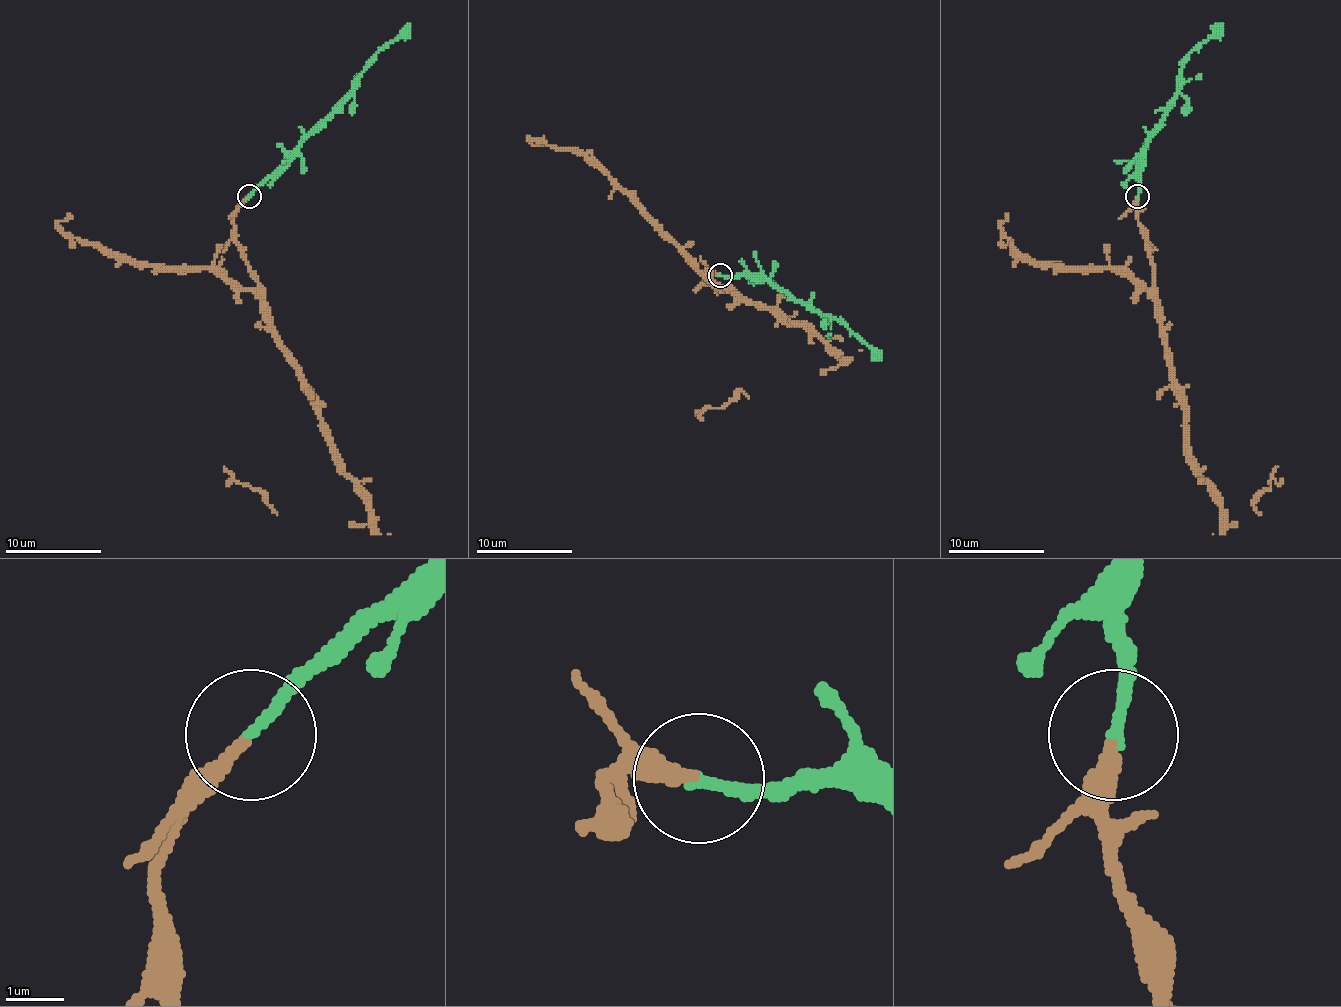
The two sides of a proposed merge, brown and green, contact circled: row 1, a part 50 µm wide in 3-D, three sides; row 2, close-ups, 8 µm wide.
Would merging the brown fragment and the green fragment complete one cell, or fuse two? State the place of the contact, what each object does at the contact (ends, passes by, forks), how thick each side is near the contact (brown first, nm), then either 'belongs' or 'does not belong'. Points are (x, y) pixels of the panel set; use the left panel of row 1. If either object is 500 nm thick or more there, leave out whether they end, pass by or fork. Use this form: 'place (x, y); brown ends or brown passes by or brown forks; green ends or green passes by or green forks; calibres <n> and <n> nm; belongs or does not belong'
place (249, 196); brown ends; green ends; calibres 280 and 200 nm; belongs

